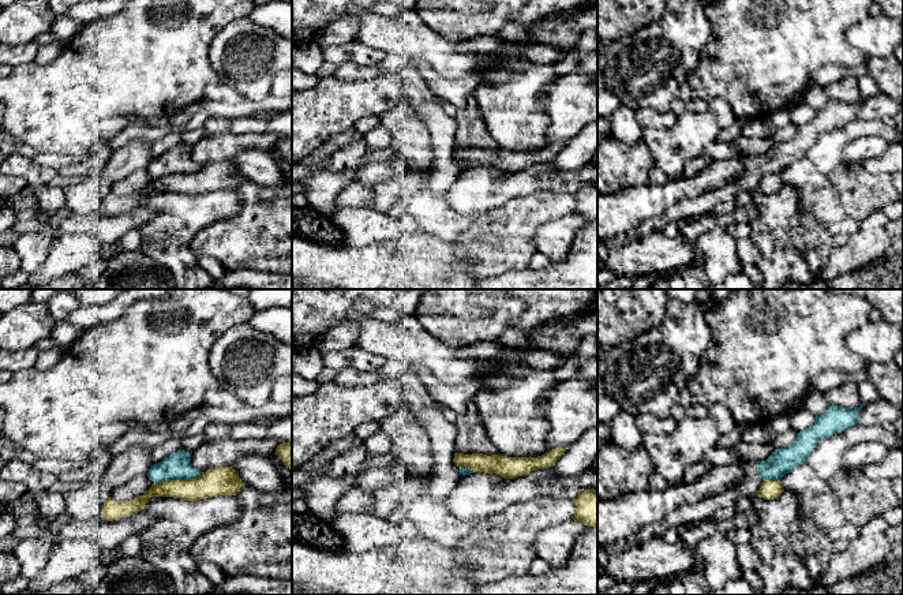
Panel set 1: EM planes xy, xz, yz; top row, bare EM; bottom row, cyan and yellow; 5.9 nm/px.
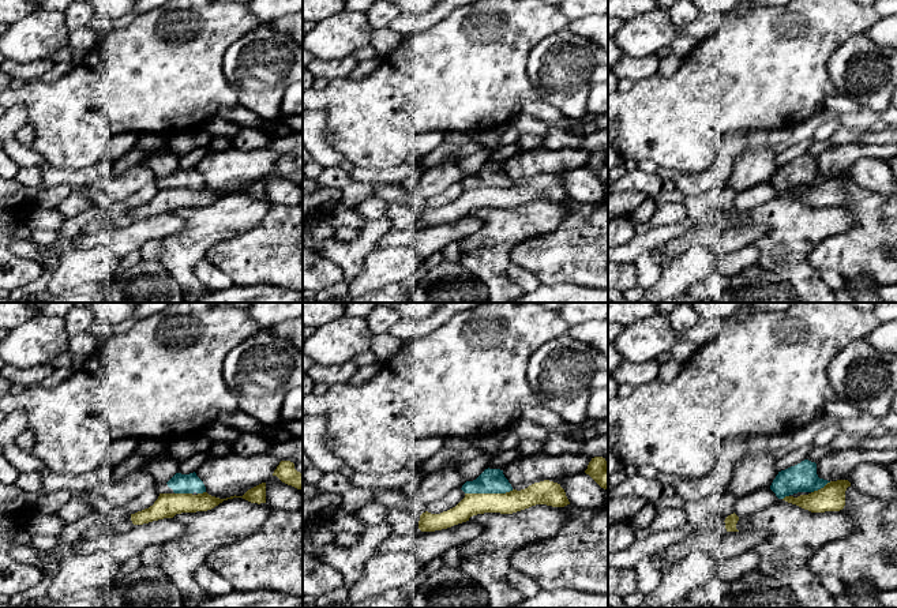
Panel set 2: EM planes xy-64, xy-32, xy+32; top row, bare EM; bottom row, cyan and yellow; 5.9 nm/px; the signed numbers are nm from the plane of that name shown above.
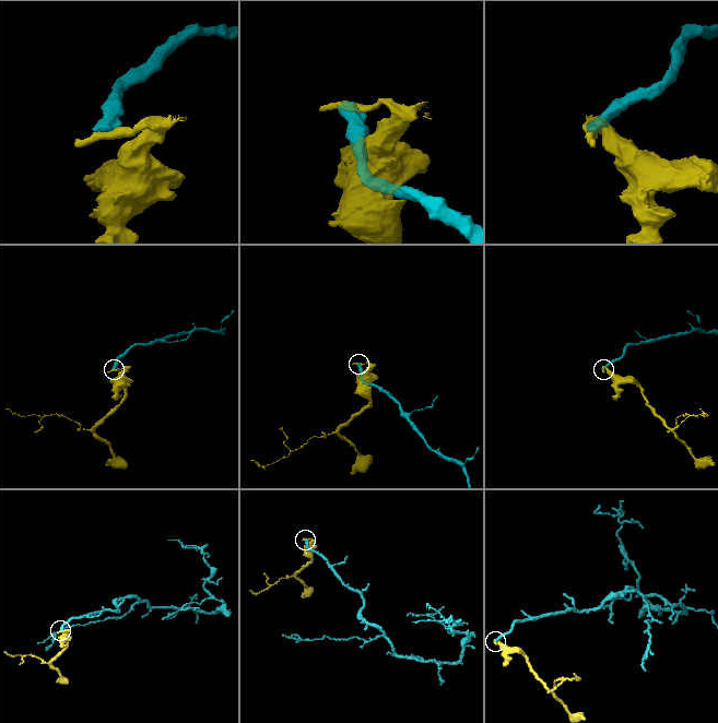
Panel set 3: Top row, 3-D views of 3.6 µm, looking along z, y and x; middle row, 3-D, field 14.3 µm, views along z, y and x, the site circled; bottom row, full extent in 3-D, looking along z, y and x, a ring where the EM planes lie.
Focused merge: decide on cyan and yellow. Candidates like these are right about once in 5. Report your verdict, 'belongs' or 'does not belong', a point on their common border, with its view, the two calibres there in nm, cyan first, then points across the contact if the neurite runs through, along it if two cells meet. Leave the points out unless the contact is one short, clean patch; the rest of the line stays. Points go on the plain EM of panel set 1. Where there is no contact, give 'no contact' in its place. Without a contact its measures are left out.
does not belong; meets cyan in xy at (178, 173); 160 nm thick on the cyan side, 160 nm on the other; border along xy (202, 167), (187, 173), (165, 173), (153, 178)

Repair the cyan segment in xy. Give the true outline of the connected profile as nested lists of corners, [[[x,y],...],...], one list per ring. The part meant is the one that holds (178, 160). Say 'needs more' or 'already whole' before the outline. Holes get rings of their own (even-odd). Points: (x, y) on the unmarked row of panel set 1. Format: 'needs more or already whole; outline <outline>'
already whole; outline [[[177,145],[162,156],[153,158],[146,168],[153,177],[165,175],[188,175],[199,171],[202,166],[195,164],[191,158],[191,147]]]

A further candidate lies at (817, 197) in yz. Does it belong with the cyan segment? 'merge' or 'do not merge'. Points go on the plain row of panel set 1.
do not merge

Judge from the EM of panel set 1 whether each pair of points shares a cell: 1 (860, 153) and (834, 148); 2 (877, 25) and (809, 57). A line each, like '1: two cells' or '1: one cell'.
1: two cells
2: two cells

